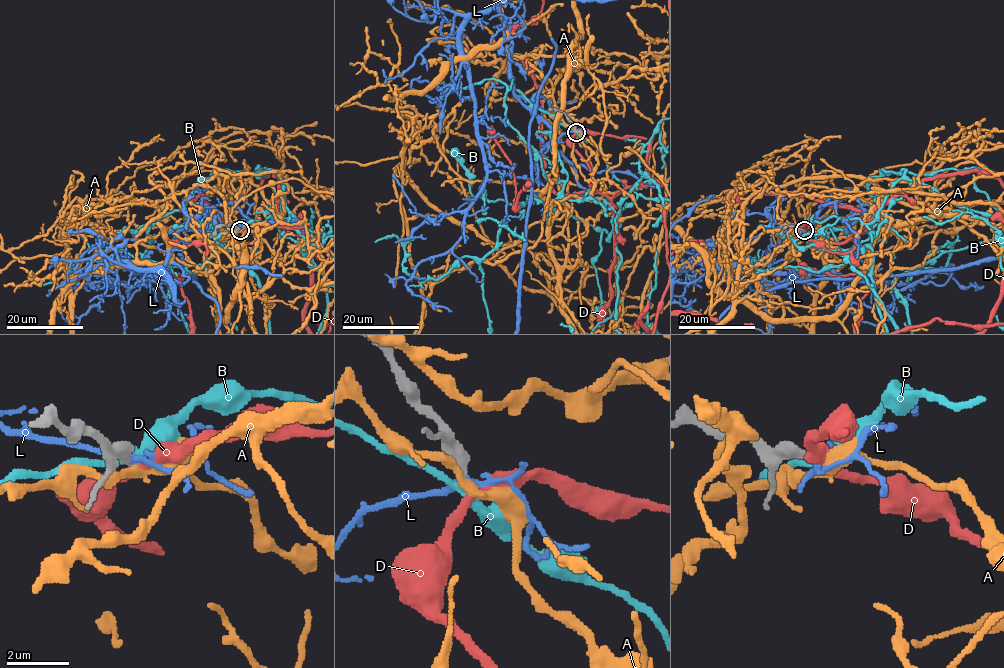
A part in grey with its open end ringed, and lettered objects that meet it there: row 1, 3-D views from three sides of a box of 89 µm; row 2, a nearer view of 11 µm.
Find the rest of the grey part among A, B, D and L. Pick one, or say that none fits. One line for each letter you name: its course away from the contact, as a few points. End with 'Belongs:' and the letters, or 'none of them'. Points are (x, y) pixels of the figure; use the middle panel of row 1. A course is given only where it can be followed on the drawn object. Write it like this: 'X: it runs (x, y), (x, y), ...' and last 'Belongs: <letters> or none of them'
Belongs: A

